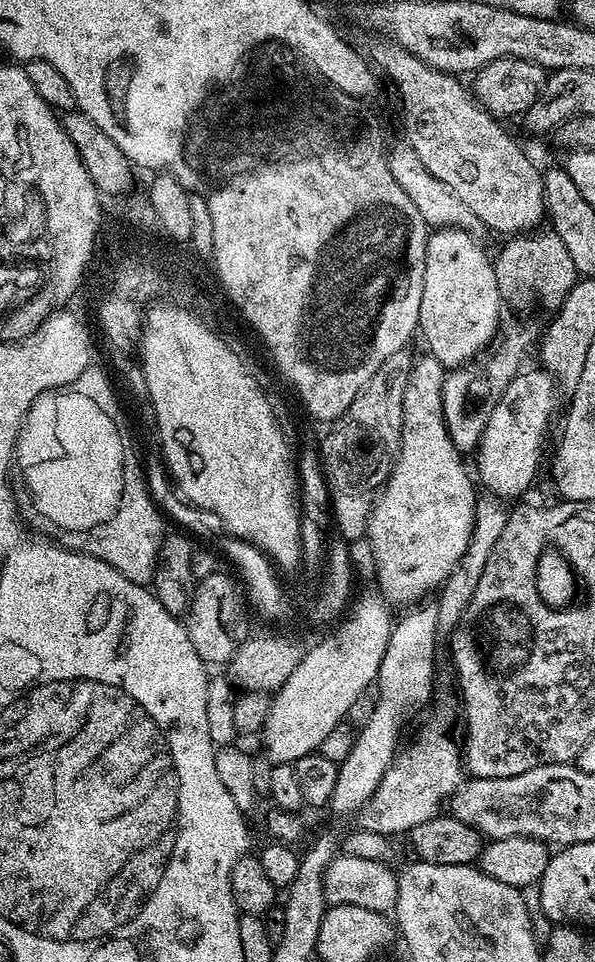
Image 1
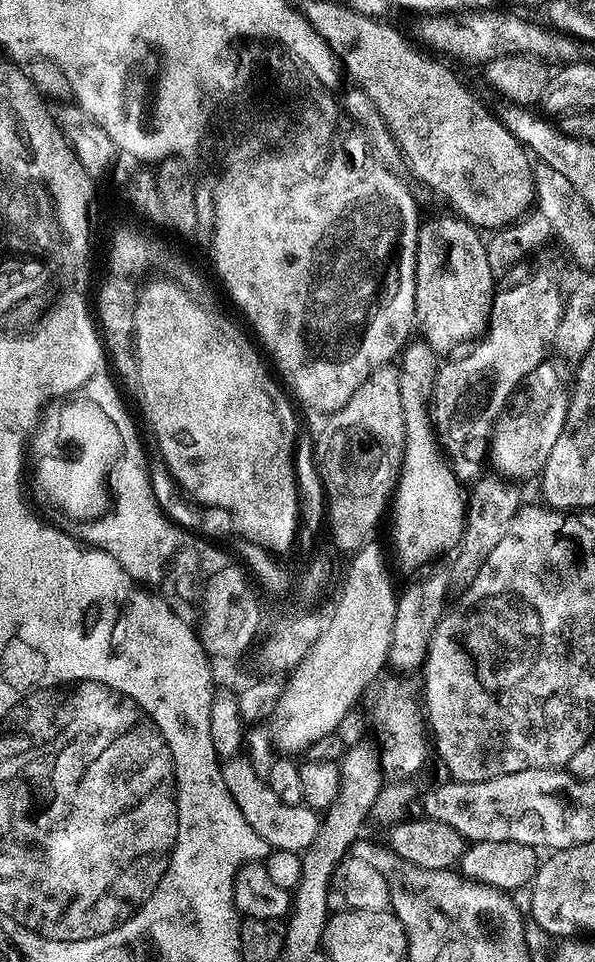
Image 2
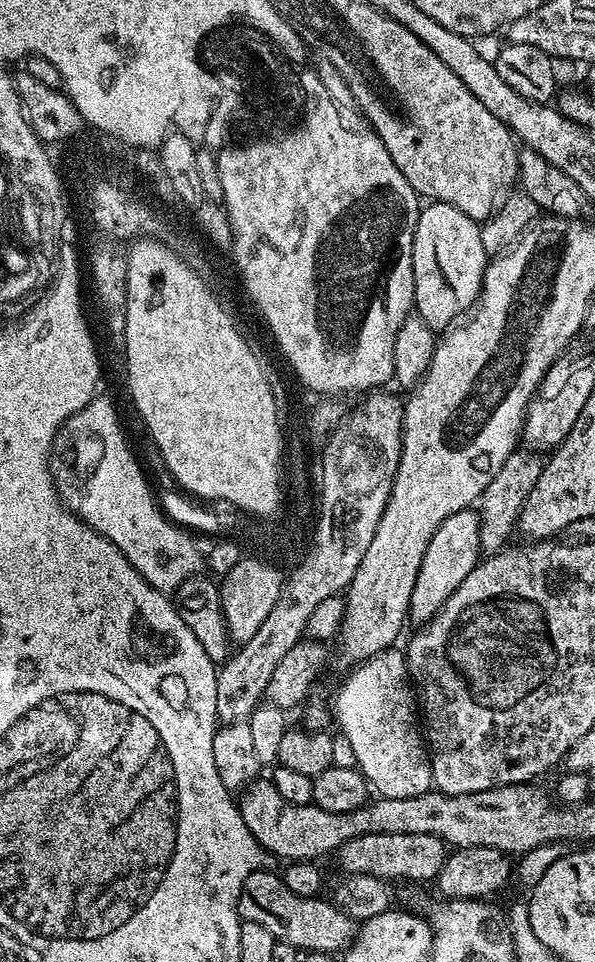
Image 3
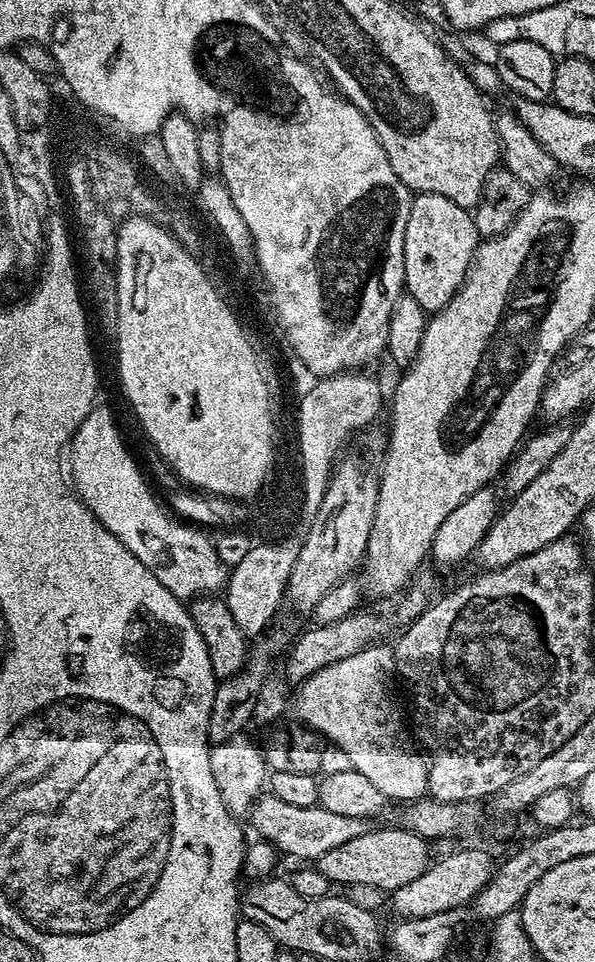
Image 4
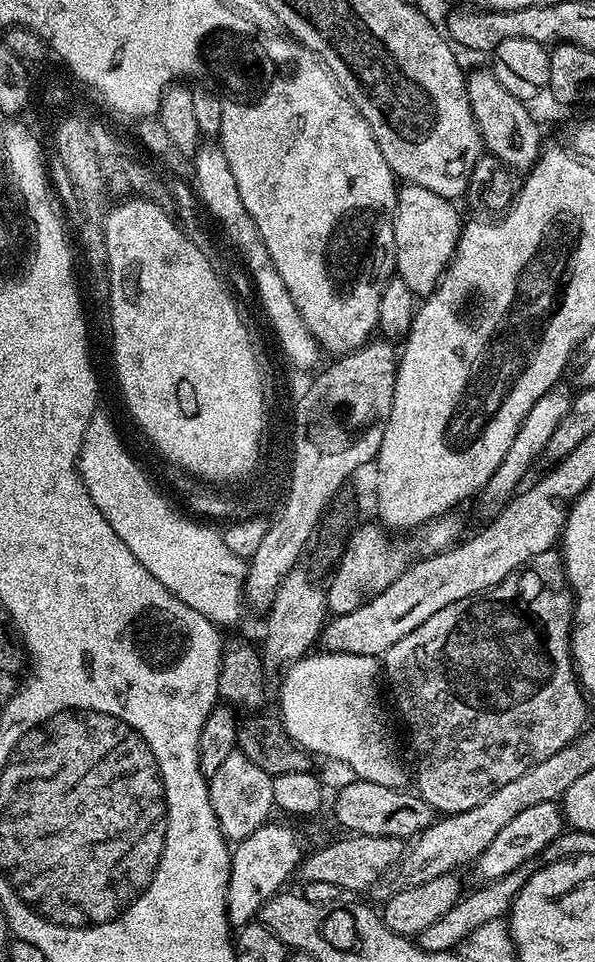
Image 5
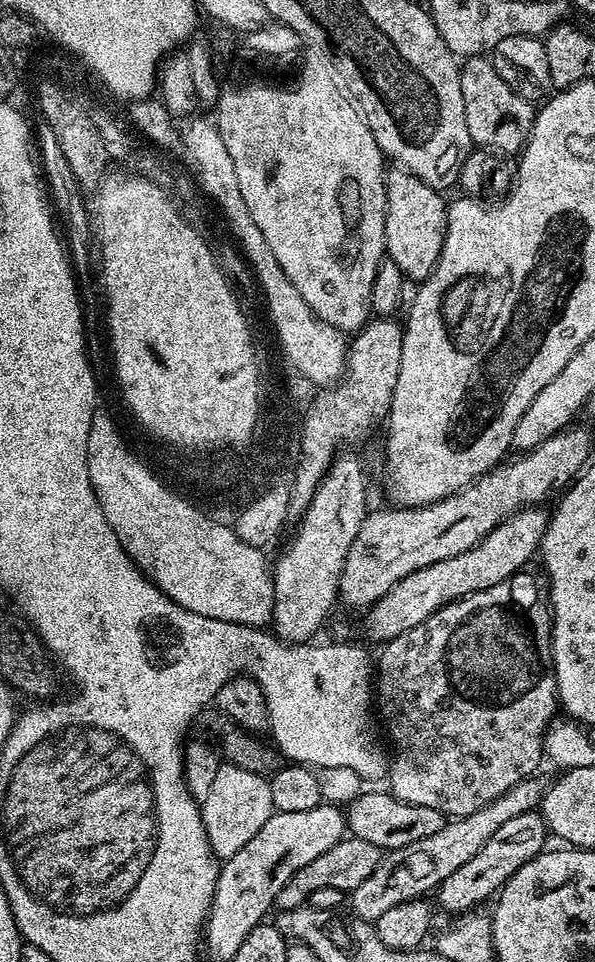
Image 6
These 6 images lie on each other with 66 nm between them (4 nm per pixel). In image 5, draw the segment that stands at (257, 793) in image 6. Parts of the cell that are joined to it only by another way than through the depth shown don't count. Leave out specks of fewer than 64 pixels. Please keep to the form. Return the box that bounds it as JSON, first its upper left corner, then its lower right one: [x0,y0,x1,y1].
[208,750,274,842]

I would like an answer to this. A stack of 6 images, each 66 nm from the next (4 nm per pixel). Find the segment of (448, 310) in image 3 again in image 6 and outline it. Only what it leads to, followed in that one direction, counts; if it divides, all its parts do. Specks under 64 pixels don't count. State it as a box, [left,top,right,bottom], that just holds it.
[386,170,448,282]

